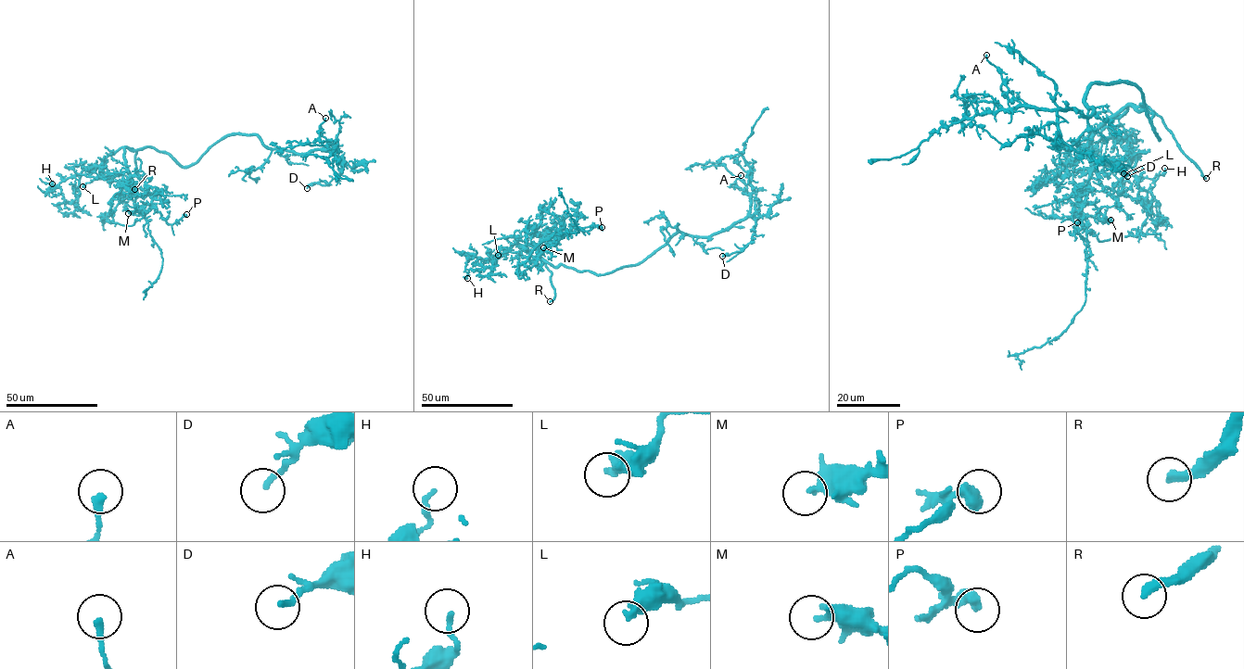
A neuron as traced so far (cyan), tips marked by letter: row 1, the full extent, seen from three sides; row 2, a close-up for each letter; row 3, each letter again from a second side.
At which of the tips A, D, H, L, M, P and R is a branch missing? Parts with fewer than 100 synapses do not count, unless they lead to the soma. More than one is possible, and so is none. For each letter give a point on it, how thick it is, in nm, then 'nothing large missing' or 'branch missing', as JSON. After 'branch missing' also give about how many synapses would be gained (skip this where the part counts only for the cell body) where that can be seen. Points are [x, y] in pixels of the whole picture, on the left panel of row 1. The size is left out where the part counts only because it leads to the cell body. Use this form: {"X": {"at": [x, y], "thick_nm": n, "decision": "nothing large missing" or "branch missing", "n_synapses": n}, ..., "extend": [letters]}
{"A": {"at": [325, 118], "thick_nm": 240, "decision": "nothing large missing"}, "D": {"at": [307, 188], "thick_nm": 190, "decision": "nothing large missing"}, "H": {"at": [52, 183], "thick_nm": 180, "decision": "nothing large missing"}, "L": {"at": [82, 186], "thick_nm": 360, "decision": "nothing large missing"}, "M": {"at": [128, 213], "thick_nm": 400, "decision": "nothing large missing"}, "P": {"at": [186, 214], "thick_nm": 440, "decision": "nothing large missing"}, "R": {"at": [134, 189], "thick_nm": 320, "decision": "branch missing"}, "extend": ["R"]}

